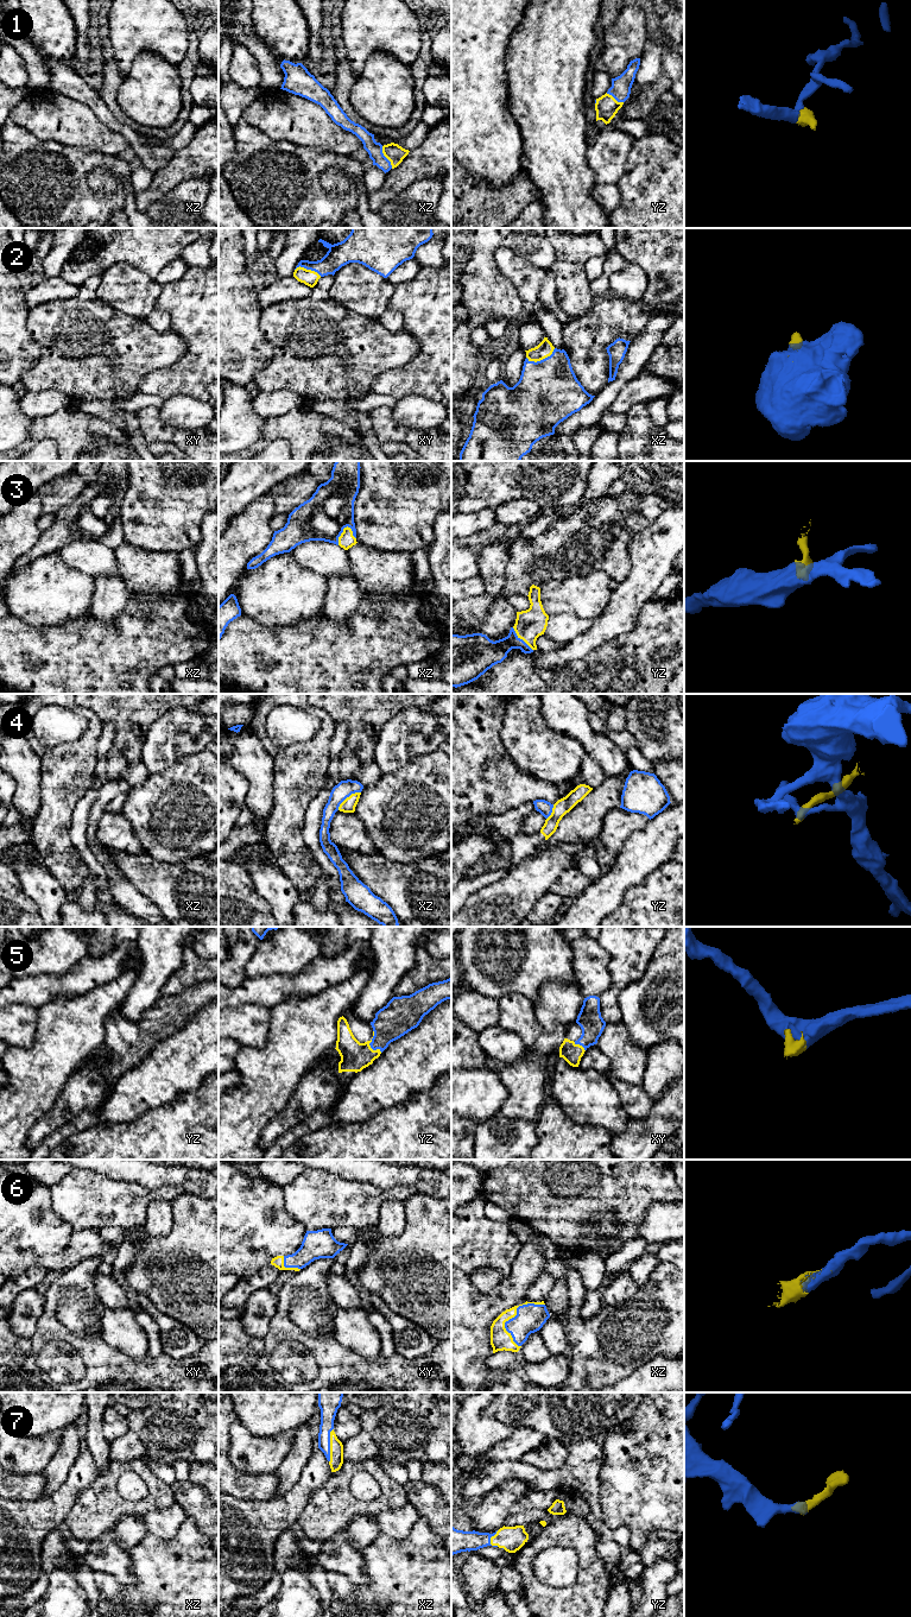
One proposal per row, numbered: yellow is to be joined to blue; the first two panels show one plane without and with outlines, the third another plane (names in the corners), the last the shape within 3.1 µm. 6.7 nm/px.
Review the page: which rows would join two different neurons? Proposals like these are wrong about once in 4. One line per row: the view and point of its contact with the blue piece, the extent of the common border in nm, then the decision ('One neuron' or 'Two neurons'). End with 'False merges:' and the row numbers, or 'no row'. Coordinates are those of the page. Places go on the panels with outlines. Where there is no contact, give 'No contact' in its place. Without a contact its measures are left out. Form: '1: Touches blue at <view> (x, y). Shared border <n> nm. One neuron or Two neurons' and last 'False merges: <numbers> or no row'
1: Touches blue at xz (385, 157). Shared border 170 nm. One neuron
2: Touches blue at xz (541, 360). Shared border 220 nm. One neuron
3: Touches blue at xz (341, 532). Shared border 150 nm. One neuron
4: Touches blue at xz (347, 796). Shared border 200 nm. Two neurons
5: Touches blue at yz (369, 1044). Shared border 160 nm. One neuron
6: Touches blue at xz (516, 1315). Shared border 340 nm. One neuron
7: Touches blue at xz (329, 1445). Shared border 240 nm. One neuron
False merges: 4

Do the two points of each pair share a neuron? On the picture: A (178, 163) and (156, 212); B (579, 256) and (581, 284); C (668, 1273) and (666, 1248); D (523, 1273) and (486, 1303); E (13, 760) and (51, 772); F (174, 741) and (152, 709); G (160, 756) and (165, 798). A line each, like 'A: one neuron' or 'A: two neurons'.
A: two neurons
B: two neurons
C: two neurons
D: one neuron
E: two neurons
F: two neurons
G: two neurons

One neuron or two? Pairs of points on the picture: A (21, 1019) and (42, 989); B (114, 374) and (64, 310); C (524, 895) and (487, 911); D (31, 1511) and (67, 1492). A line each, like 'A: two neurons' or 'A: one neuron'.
A: two neurons
B: one neuron
C: one neuron
D: one neuron

